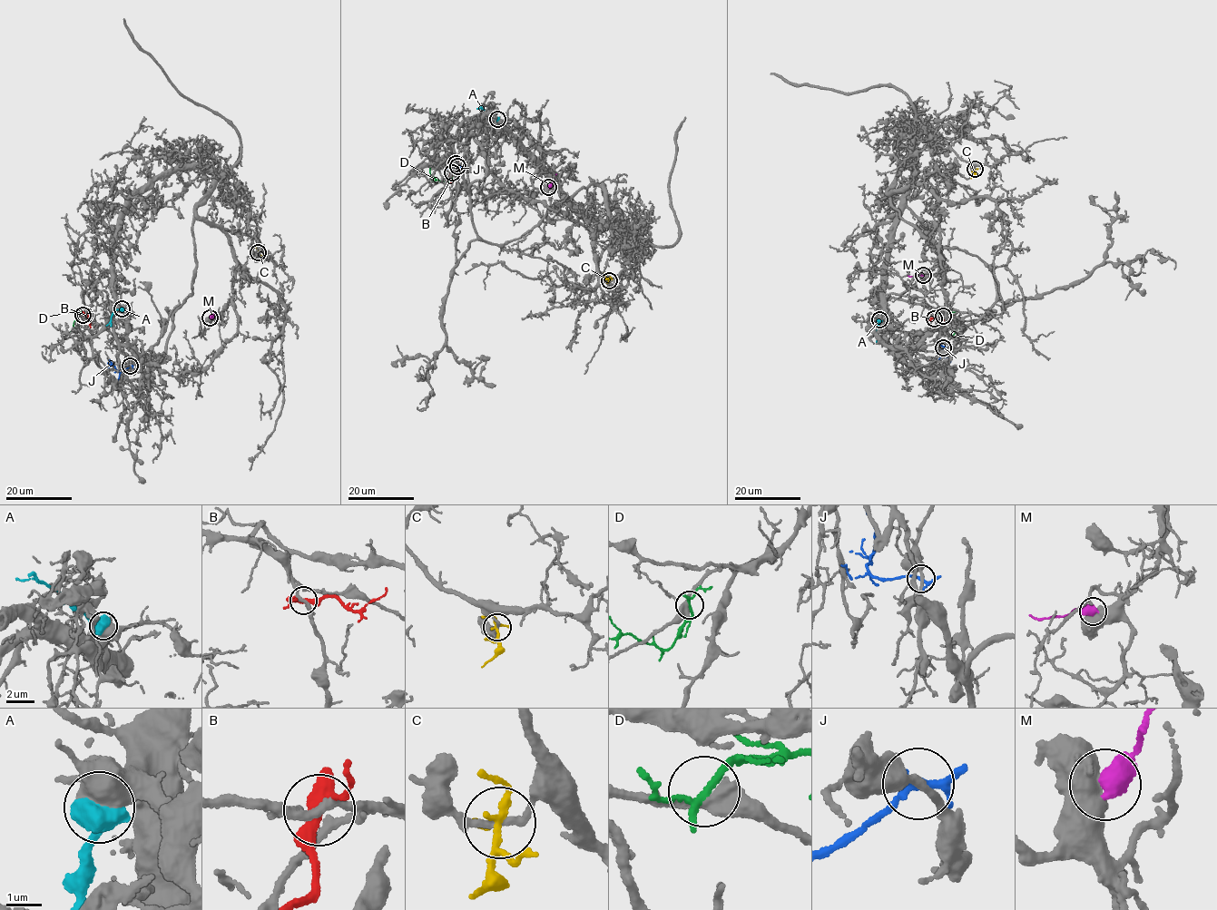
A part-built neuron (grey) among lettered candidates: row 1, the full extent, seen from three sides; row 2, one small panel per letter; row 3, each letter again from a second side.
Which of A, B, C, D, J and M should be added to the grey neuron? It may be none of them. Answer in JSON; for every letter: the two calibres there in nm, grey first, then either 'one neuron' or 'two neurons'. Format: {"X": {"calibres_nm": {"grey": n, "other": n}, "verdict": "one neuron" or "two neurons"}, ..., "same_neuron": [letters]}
{"A": {"calibres_nm": {"grey": 550, "other": 800}, "verdict": "two neurons"}, "B": {"calibres_nm": {"grey": 190, "other": 300}, "verdict": "two neurons"}, "C": {"calibres_nm": {"grey": 170, "other": 170}, "verdict": "two neurons"}, "D": {"calibres_nm": {"grey": 420, "other": 150}, "verdict": "two neurons"}, "J": {"calibres_nm": {"grey": 280, "other": 170}, "verdict": "two neurons"}, "M": {"calibres_nm": {"grey": 600, "other": 600}, "verdict": "one neuron"}, "same_neuron": ["M"]}

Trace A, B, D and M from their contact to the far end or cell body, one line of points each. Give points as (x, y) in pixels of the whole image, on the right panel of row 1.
A: (879, 319), (877, 334), (879, 343)
B: (935, 318), (948, 319), (954, 316)
D: (943, 316), (947, 312), (955, 313), (955, 331), (947, 336)
M: (923, 275), (907, 275)

